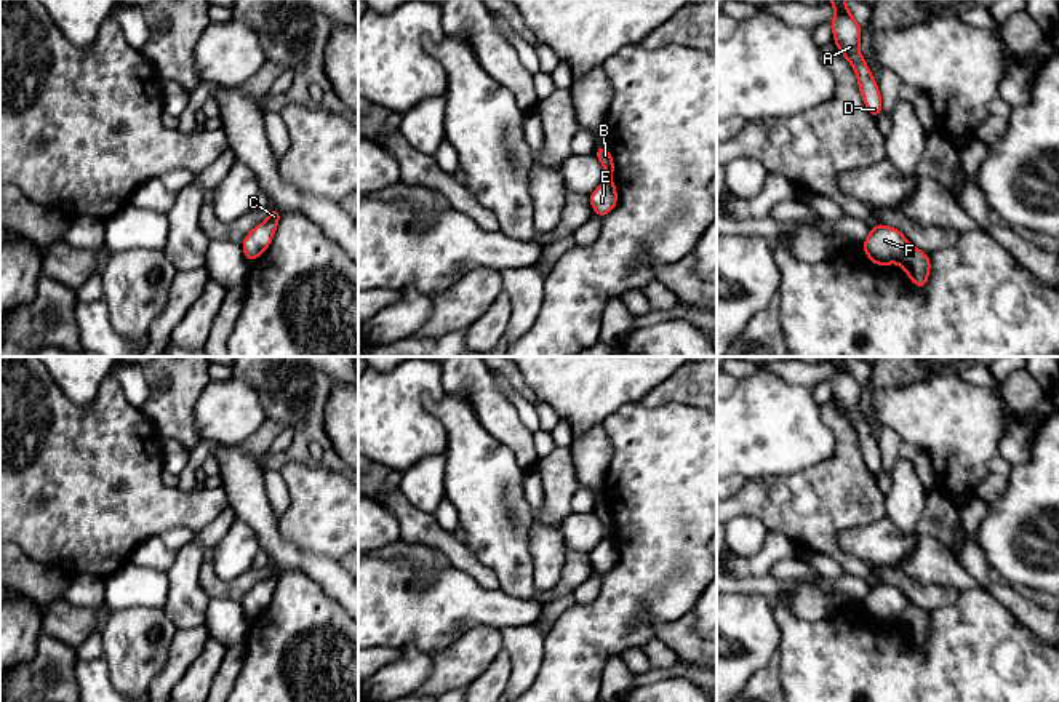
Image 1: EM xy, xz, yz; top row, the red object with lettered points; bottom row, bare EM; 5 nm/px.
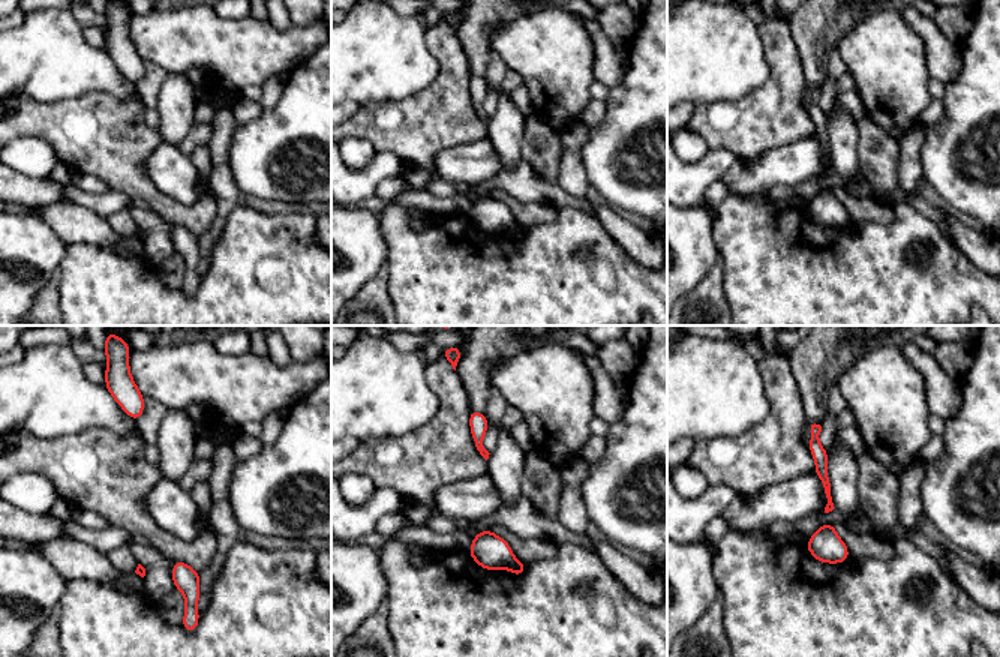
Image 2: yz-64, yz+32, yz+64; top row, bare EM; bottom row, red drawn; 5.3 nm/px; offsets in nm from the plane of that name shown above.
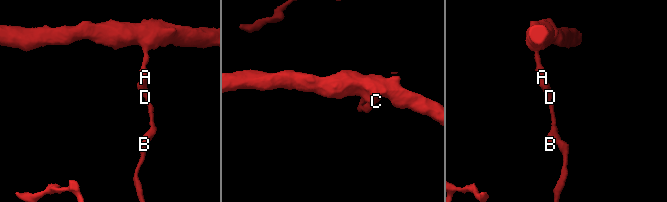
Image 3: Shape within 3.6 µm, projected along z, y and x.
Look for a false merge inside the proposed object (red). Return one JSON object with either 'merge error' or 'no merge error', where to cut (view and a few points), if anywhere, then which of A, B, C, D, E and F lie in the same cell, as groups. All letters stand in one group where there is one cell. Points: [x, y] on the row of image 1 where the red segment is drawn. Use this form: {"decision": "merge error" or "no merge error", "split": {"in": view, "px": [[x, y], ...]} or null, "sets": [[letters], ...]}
{"decision": "merge error", "split": {"in": "yz", "px": [[909, 245], [898, 261]]}, "sets": [["A", "B", "C", "D", "F"], ["E"]]}

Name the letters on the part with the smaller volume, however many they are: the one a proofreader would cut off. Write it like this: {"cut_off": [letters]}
{"cut_off": ["E"]}

